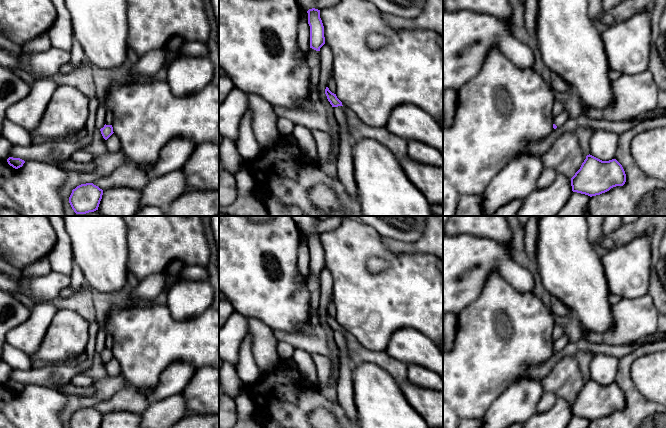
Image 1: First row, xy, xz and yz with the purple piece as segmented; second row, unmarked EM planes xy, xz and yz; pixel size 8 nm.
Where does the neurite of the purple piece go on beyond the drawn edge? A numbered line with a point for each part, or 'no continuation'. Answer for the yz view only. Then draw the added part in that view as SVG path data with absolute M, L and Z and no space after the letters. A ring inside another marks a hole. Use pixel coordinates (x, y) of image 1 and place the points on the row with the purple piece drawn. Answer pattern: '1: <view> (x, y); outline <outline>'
1: yz (560, 119); outline M562 111L560 114L558 114L554 118L553 124L555 124L557 127L562 126L568 119L570 118L569 114L566 111Z

